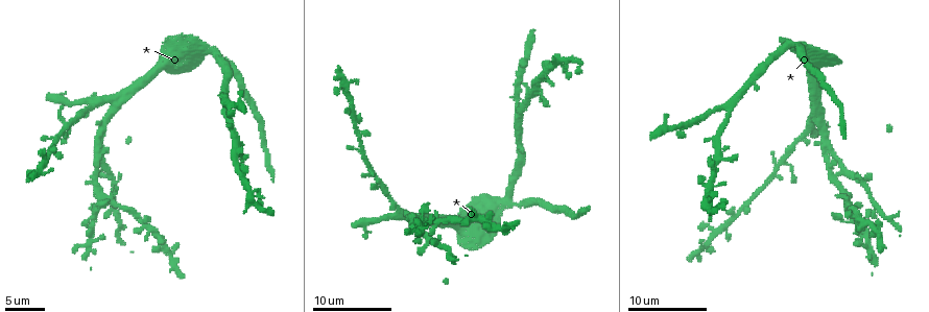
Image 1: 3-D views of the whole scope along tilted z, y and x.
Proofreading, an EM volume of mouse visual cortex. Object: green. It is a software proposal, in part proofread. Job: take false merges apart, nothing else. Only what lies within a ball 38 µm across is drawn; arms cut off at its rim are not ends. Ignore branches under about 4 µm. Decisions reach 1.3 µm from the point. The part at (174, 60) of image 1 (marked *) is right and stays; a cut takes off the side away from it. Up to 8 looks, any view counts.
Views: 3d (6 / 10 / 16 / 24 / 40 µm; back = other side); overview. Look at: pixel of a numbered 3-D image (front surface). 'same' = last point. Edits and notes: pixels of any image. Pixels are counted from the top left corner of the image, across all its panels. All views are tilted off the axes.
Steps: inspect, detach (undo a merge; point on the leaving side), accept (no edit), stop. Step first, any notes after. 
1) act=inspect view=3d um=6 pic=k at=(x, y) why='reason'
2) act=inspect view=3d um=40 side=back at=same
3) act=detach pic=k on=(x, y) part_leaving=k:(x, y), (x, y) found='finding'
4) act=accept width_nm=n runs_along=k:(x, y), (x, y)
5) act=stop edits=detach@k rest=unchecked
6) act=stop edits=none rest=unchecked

act=inspect view=3d um=16 pic=1 at=(399, 214) why='small branch off a trunk'

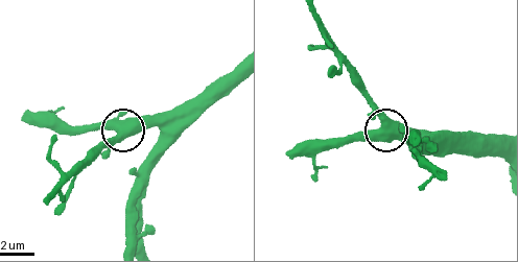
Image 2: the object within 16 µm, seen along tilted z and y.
act=inspect view=3d um=6 pic=2 at=(384, 129) why='zoom in'

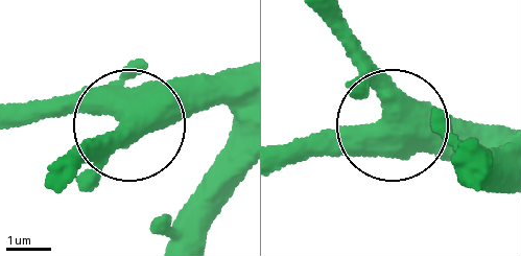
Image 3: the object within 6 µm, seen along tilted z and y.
act=accept arms=4 runs_along=3:(498, 132), (326, 131), (282, 146) found='one neuron here'

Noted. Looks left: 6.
act=inspect view=3d um=10 pic=1 at=(725, 108) why='arms part here'

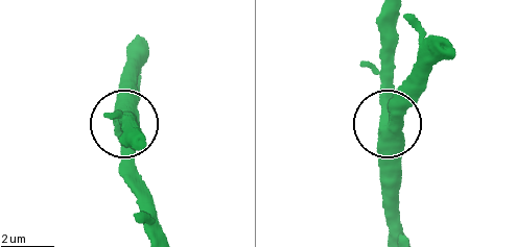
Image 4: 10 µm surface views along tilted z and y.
act=accept found='all the same neuron'

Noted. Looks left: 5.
act=inspect view=3d um=10 pic=1 at=(427, 240) why='three-way junction'

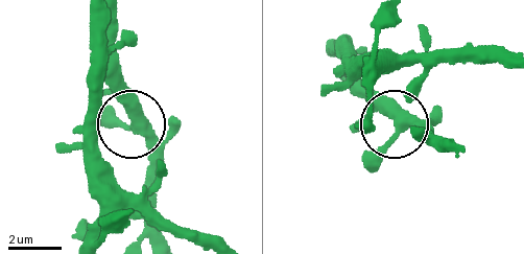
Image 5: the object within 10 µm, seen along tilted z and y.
act=inspect view=3d um=10 side=back pic=5 at=(135, 126)

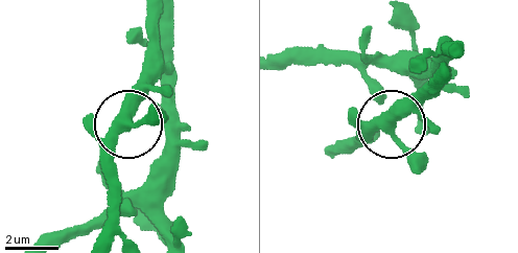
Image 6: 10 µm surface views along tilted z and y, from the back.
act=accept side_arm_um=9 found='continuous, no second neuron'

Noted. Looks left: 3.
act=inspect view=3d um=16 pic=1 at=(96, 212) why='looks like a crossing'

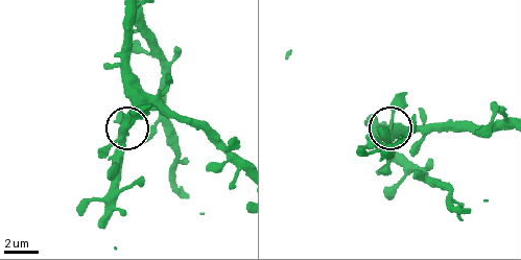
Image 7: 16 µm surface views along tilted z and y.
act=accept found='one neuron here'

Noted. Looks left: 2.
act=stop edits=none rest=unchecked

